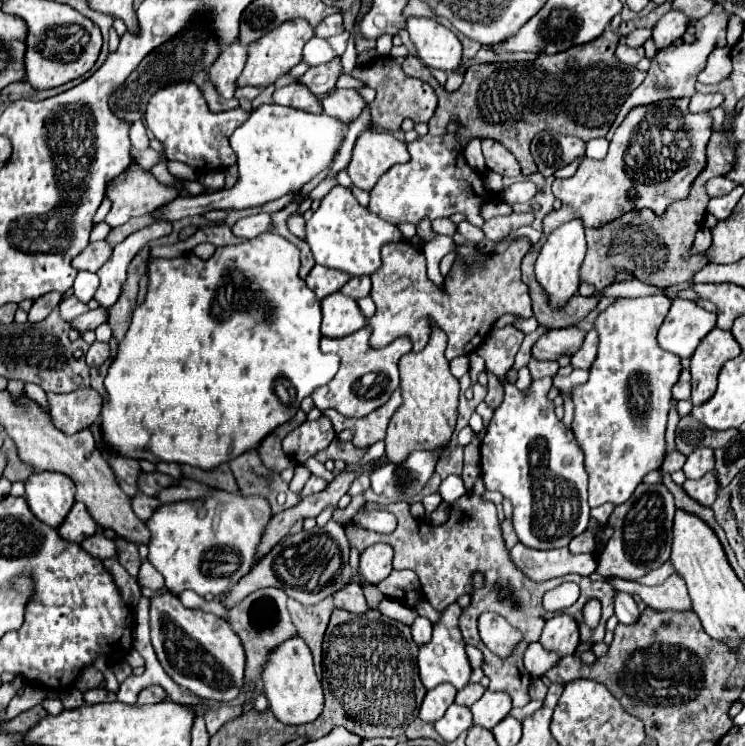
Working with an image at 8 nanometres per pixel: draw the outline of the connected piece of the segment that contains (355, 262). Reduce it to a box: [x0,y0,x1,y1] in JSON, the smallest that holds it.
[306,185,402,275]

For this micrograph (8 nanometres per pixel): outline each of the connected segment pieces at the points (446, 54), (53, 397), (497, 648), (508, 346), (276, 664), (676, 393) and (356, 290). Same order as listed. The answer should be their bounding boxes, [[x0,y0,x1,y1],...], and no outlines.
[[408,17,462,73],[48,387,100,435],[478,613,524,659],[476,325,524,377],[262,637,324,725],[672,369,690,399],[340,275,372,301]]

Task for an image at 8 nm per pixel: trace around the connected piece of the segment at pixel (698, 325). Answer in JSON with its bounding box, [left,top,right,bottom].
[658,299,716,357]

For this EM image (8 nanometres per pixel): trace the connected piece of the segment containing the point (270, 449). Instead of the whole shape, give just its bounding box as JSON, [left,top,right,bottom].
[258,409,306,473]

